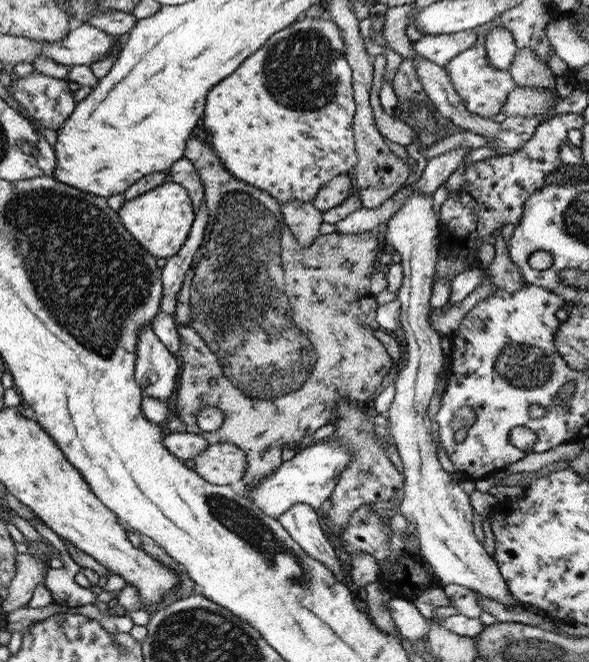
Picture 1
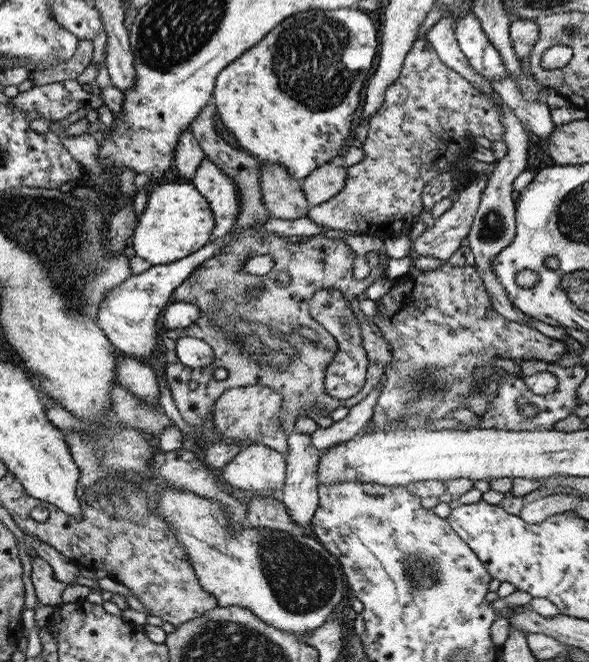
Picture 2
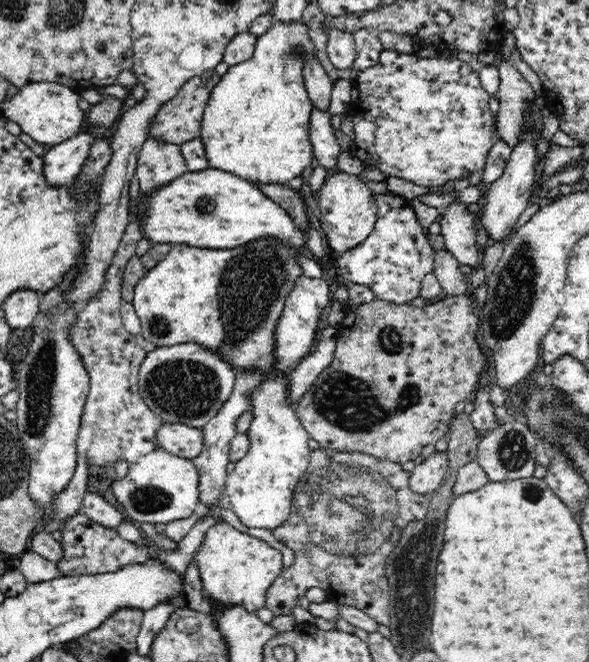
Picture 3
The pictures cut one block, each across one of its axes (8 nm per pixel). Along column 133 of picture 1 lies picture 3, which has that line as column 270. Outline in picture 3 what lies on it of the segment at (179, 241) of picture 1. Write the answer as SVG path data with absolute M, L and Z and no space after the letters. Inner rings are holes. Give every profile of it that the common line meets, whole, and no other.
M208 167L202 171L188 171L178 176L174 182L160 188L156 194L143 198L140 193L136 202L137 212L147 216L144 228L144 237L152 243L187 244L198 248L232 249L244 246L254 240L270 238L279 240L296 254L310 255L308 235L294 220L291 214L282 208L280 203L264 194L252 182L240 178L229 172Z

